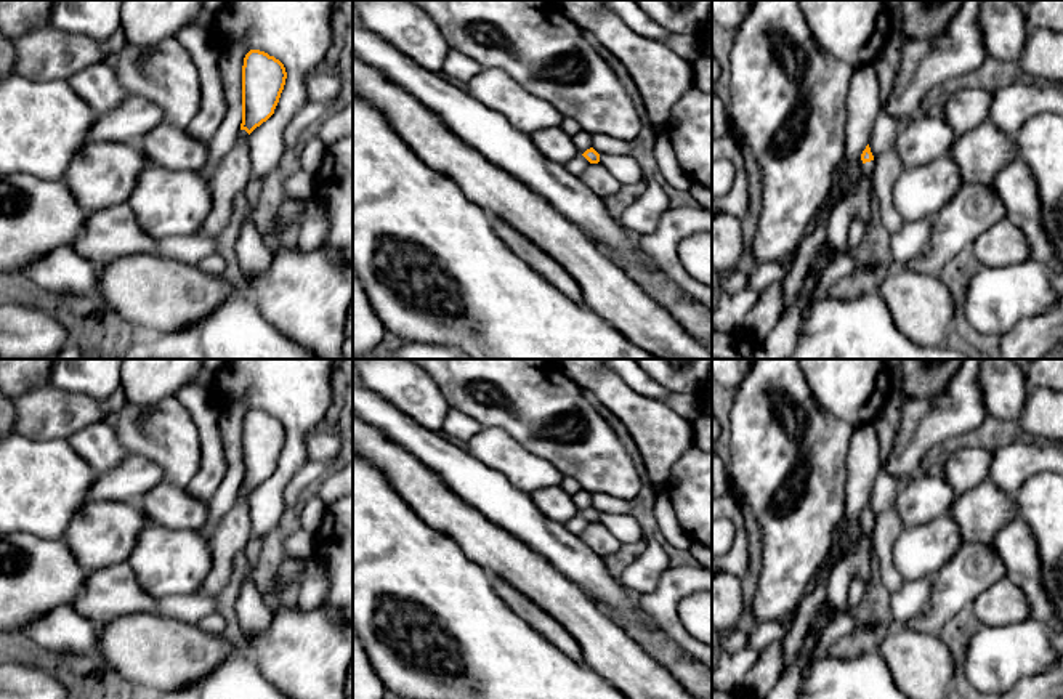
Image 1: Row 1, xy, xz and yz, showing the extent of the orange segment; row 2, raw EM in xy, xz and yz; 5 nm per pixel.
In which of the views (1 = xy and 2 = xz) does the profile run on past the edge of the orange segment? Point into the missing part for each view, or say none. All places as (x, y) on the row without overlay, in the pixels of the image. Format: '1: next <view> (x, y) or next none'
1: next none
2: next none

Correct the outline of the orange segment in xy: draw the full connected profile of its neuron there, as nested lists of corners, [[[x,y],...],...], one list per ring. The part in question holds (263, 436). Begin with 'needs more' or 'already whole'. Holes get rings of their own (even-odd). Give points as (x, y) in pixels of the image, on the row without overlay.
already whole; [[[250,409],[242,425],[242,483],[249,494],[266,481],[279,462],[287,431],[284,423],[260,409]]]

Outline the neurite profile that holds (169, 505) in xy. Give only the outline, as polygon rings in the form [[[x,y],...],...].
[[[172,483],[154,486],[141,500],[149,524],[168,529],[197,531],[208,519],[208,503],[196,499],[186,487]]]

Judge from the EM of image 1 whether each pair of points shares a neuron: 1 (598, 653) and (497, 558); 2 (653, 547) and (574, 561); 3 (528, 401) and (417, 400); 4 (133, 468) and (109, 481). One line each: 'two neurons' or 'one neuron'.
1: one neuron
2: two neurons
3: two neurons
4: one neuron

